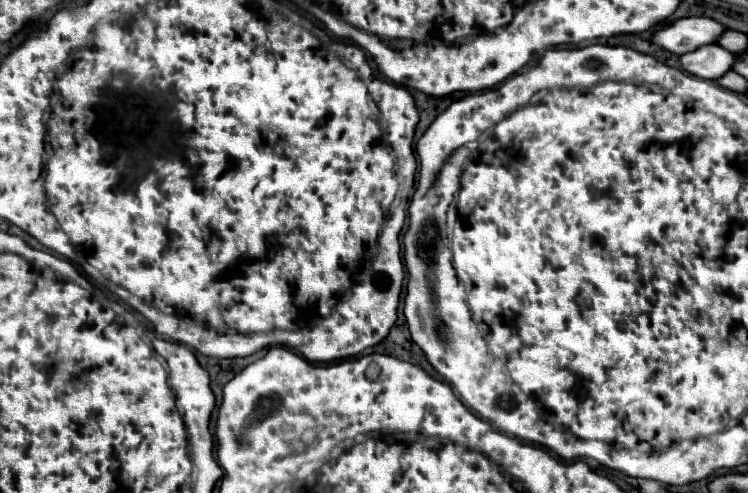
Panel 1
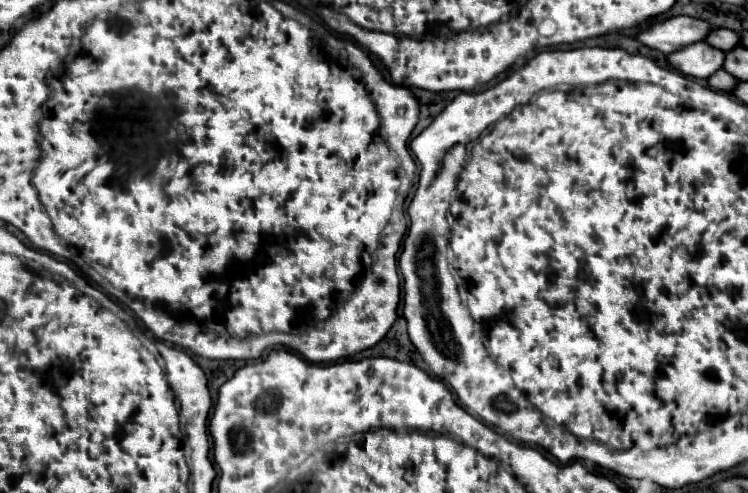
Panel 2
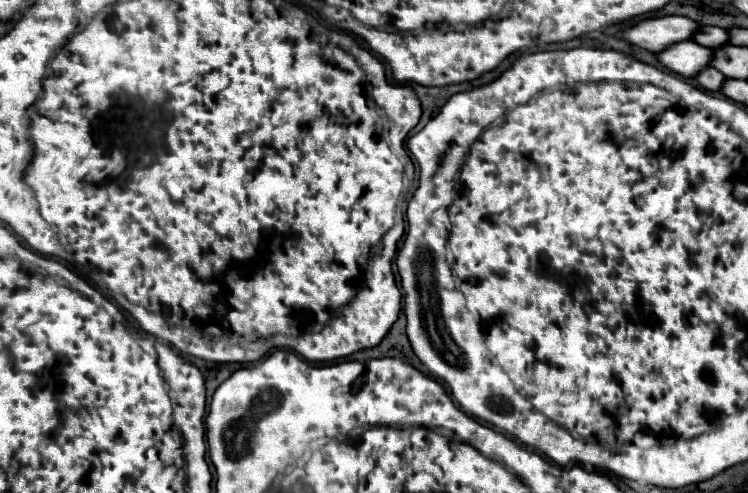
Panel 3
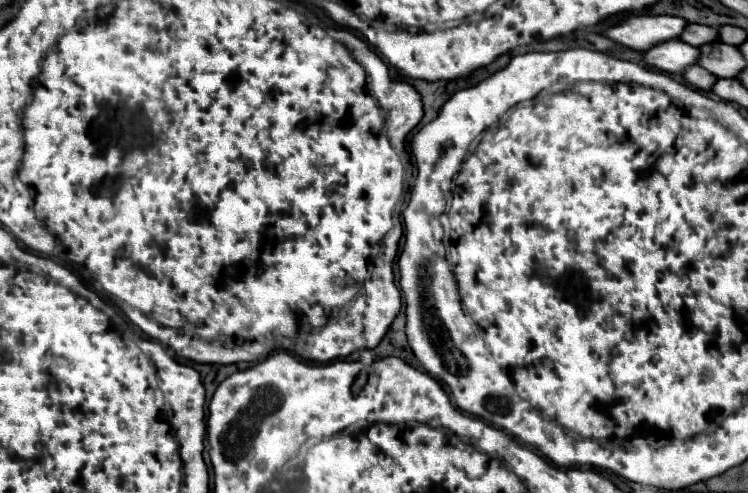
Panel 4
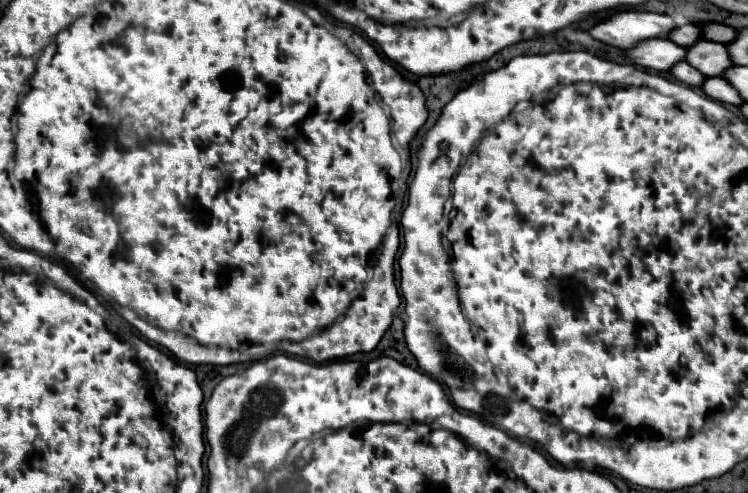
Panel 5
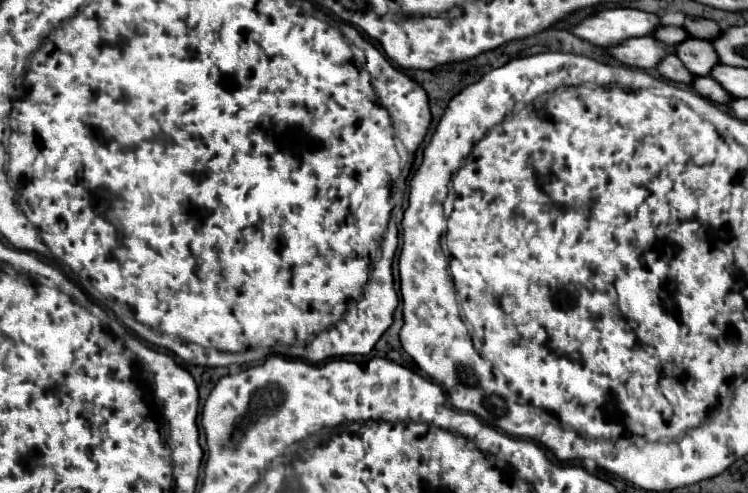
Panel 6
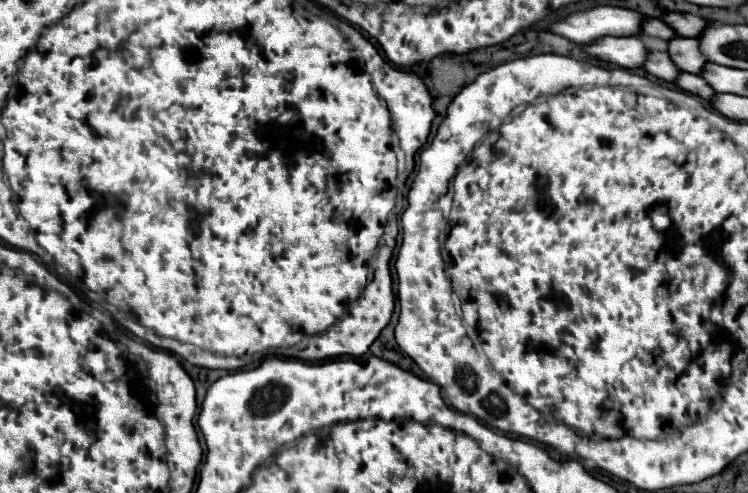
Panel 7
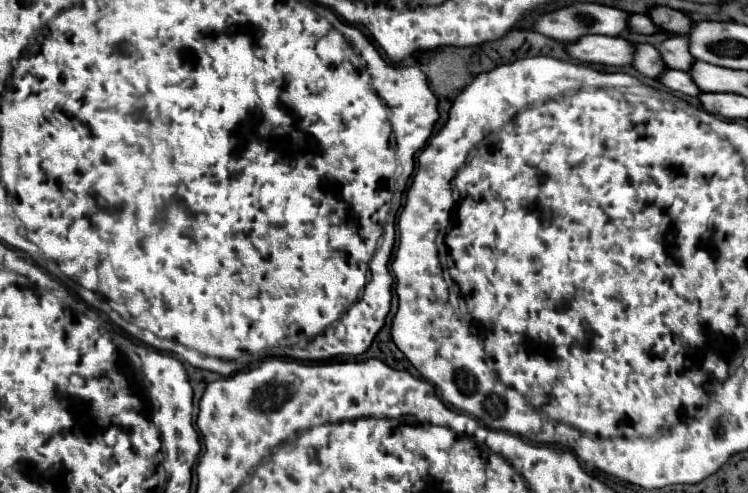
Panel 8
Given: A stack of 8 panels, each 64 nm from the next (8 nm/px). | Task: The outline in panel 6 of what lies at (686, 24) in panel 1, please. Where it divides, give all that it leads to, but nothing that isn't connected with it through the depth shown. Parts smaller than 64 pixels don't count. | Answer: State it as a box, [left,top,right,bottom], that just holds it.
[570,8,662,48]

